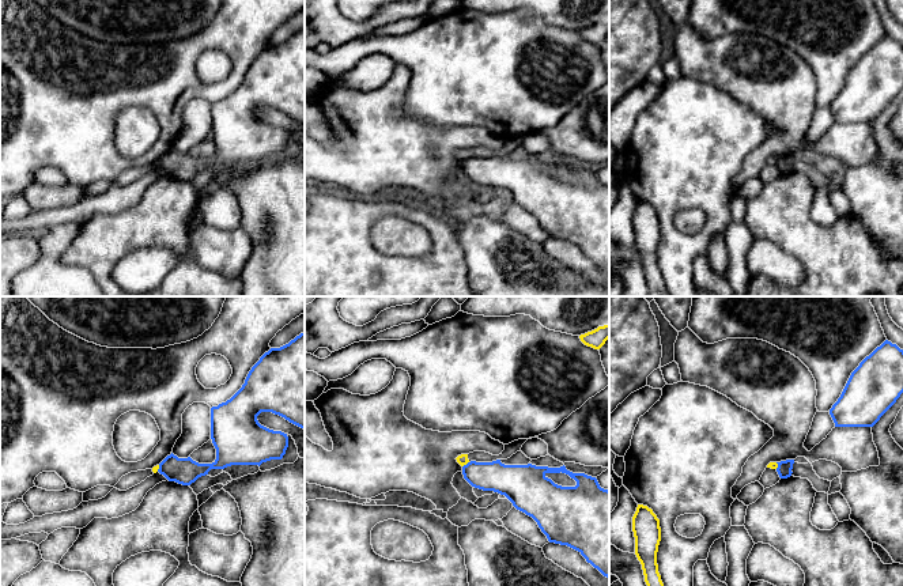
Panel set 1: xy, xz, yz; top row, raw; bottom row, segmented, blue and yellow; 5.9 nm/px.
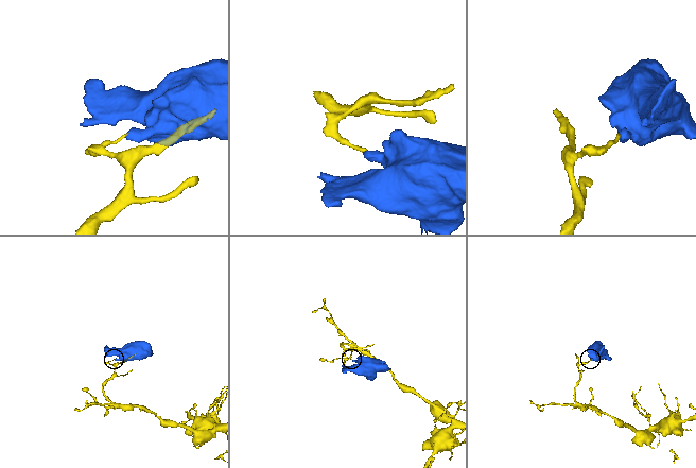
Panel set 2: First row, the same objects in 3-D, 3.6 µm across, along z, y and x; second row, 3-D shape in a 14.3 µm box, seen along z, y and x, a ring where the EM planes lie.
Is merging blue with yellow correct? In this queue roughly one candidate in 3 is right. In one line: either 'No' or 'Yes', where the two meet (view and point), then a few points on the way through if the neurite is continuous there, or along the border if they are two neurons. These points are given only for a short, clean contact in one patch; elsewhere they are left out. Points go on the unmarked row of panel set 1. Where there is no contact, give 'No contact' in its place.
No. Touches blue at xz (467, 159). Boundary: xz (468, 157), (463, 162)

